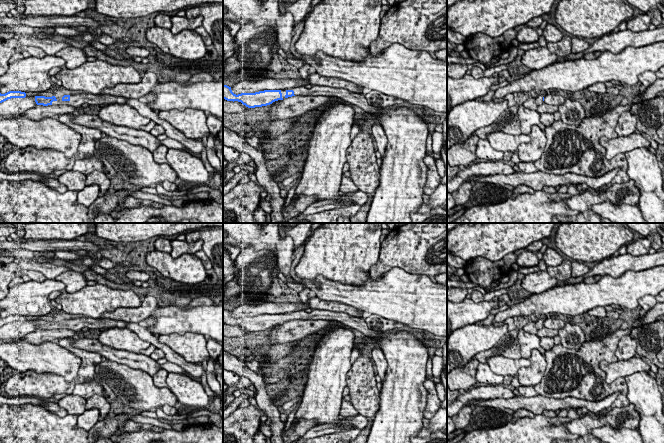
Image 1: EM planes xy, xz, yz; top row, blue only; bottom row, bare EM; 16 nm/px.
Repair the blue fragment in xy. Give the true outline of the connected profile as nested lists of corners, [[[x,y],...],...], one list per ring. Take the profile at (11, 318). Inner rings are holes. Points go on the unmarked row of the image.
[[[9,315],[5,318],[0,317],[0,327],[11,322],[25,322],[25,321],[26,321],[26,317],[21,315]]]

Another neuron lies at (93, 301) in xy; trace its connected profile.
[[[97,283],[86,286],[75,293],[62,291],[55,301],[68,315],[79,315],[101,319],[104,313],[114,312],[117,308],[137,308],[141,299],[134,290],[119,290]]]

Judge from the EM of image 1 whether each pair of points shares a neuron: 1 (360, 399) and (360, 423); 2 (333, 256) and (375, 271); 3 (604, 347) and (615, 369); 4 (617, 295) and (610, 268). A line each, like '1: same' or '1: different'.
1: different
2: different
3: different
4: different

